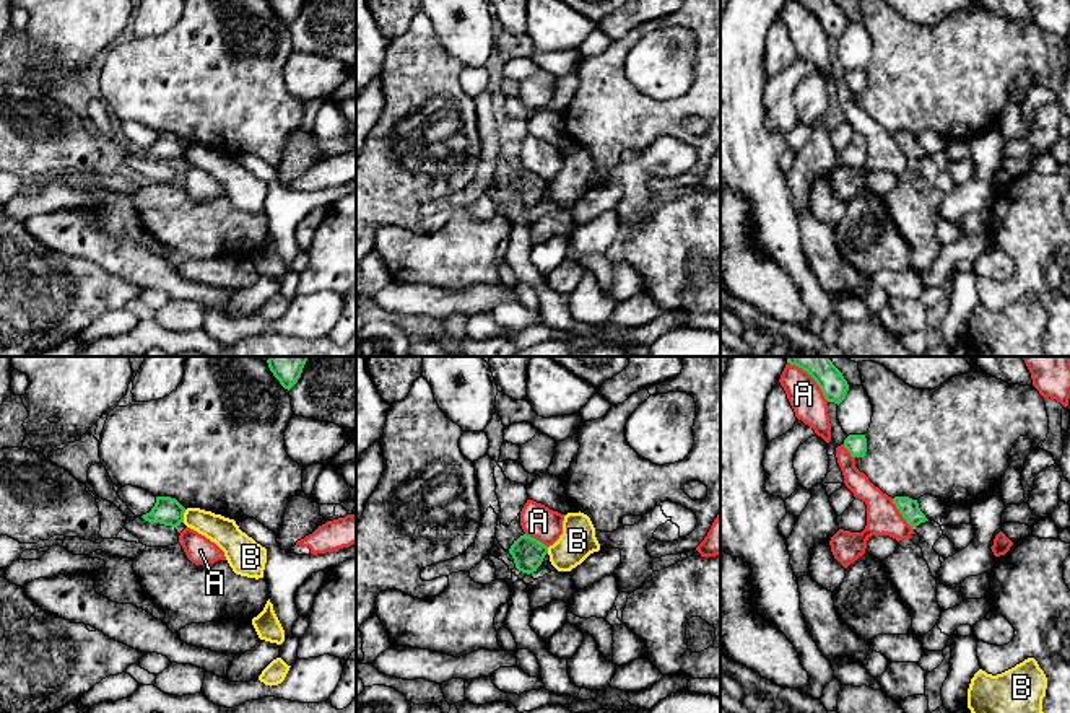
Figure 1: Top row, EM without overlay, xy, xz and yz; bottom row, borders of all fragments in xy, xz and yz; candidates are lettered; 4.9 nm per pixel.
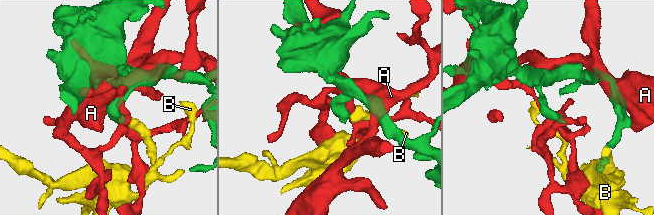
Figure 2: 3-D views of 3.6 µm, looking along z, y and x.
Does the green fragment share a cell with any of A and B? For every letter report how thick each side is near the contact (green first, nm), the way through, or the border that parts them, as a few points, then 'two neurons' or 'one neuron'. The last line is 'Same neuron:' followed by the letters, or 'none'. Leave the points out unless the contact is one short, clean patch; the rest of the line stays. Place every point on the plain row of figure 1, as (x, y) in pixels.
A: 100 nm thick on the green side, 170 nm on the other; two neurons
B: 140 nm thick on the green side, 150 nm on the other; border along xy (186, 145), (182, 157); two neurons
Same neuron: none

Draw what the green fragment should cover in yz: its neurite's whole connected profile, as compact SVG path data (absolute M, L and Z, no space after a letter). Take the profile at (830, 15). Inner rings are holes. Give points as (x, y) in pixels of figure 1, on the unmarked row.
M795 0L807 7L820 21L828 37L841 39L846 34L849 20L834 0Z

